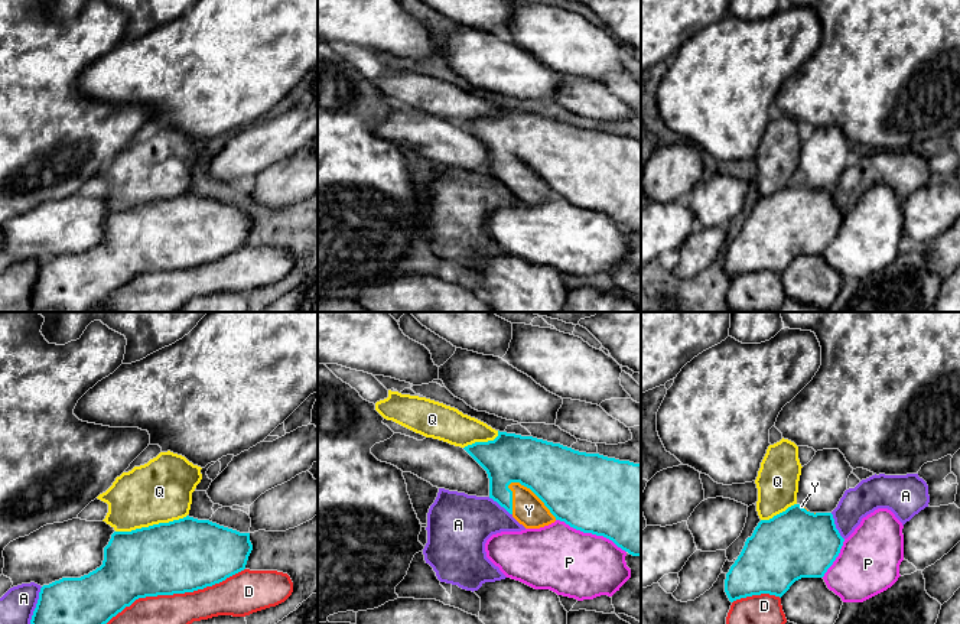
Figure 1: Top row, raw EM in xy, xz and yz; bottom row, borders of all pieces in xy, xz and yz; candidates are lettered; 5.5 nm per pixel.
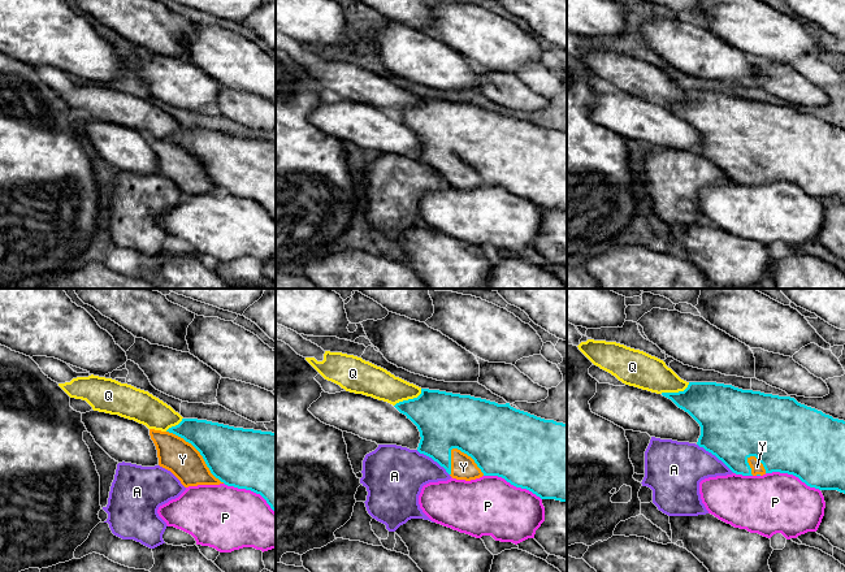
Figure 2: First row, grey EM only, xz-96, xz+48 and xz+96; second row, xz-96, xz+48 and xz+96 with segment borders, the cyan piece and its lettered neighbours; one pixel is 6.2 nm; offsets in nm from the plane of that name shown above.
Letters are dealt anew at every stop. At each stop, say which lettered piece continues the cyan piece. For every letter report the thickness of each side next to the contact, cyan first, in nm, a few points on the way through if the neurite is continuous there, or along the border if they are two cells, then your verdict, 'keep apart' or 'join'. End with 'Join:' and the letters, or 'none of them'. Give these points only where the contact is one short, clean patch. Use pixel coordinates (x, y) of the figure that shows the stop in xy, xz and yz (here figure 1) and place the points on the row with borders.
A: 260/190 nm | keep apart
D: 400/180 nm | keep apart
P: 440/380 nm | keep apart
Q: 400/360 nm | keep apart
Y: 400/180 nm | join
Join: Y

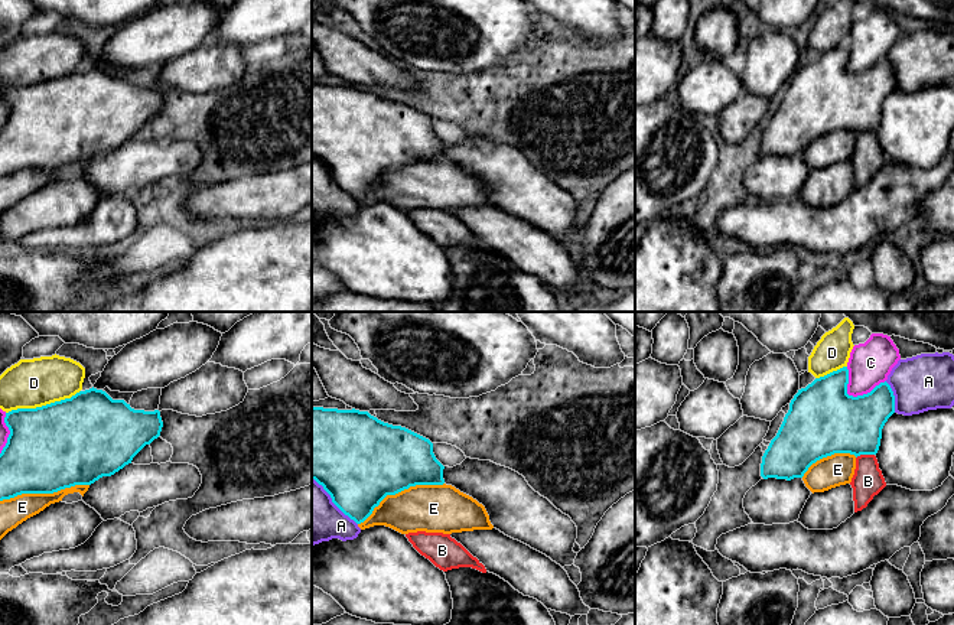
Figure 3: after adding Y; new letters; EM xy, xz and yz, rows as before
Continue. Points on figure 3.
A: 280/320 nm | keep apart
B: 360/180 nm | keep apart
C: 400/240 nm | keep apart
D: 480/280 nm | keep apart
E: 460/280 nm | keep apart
Join: none of them

